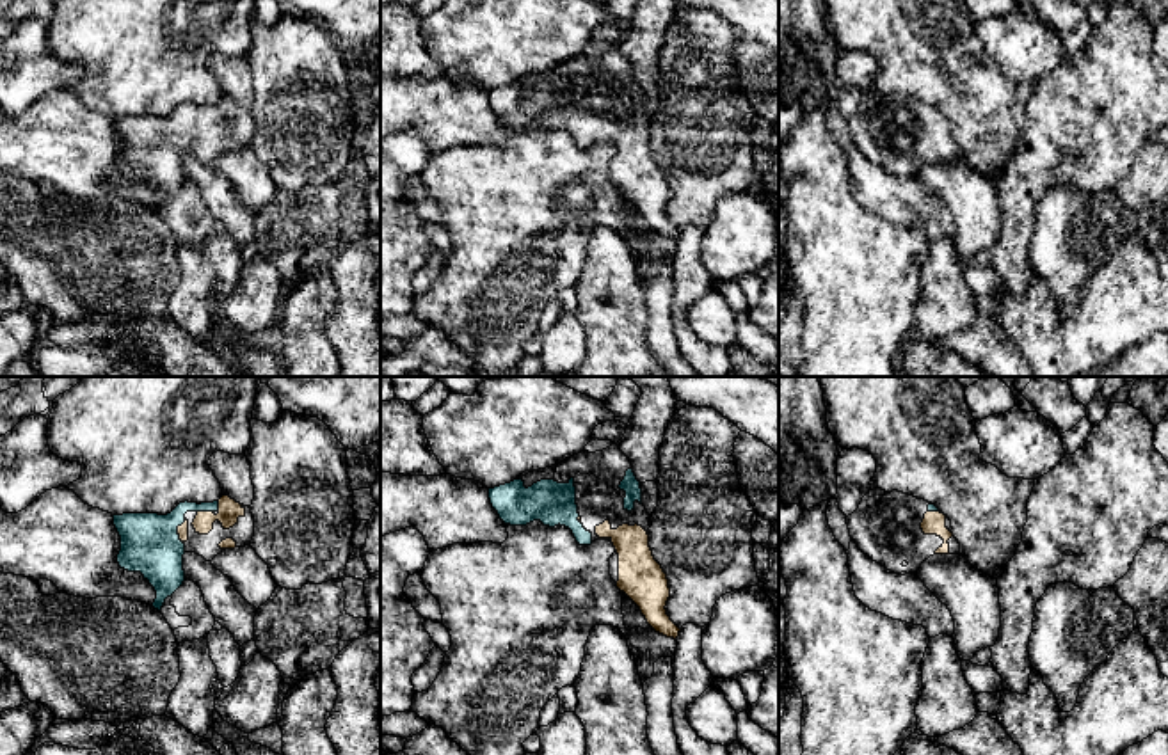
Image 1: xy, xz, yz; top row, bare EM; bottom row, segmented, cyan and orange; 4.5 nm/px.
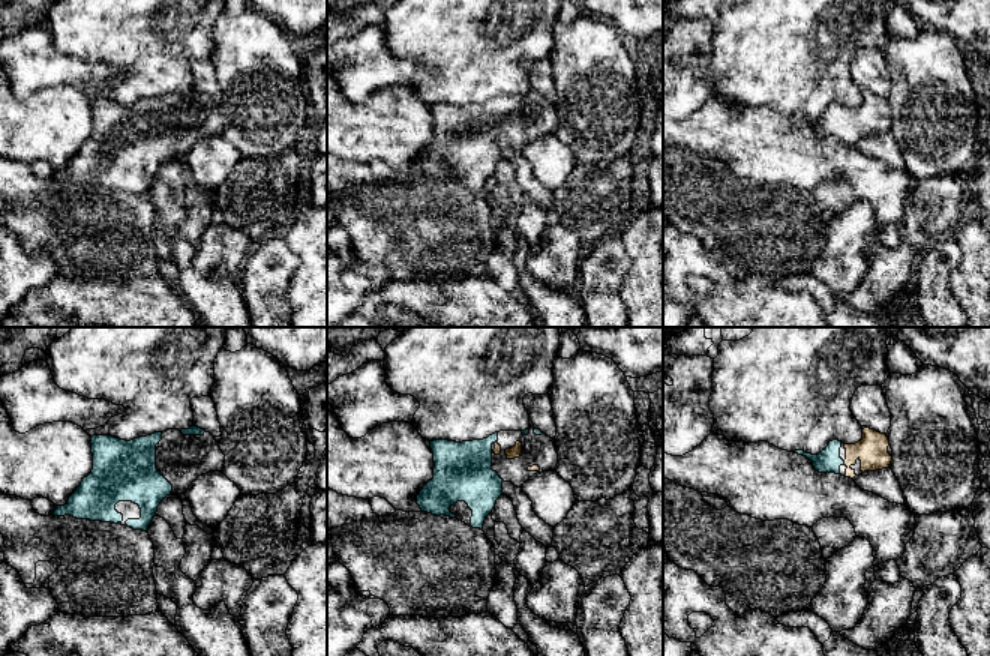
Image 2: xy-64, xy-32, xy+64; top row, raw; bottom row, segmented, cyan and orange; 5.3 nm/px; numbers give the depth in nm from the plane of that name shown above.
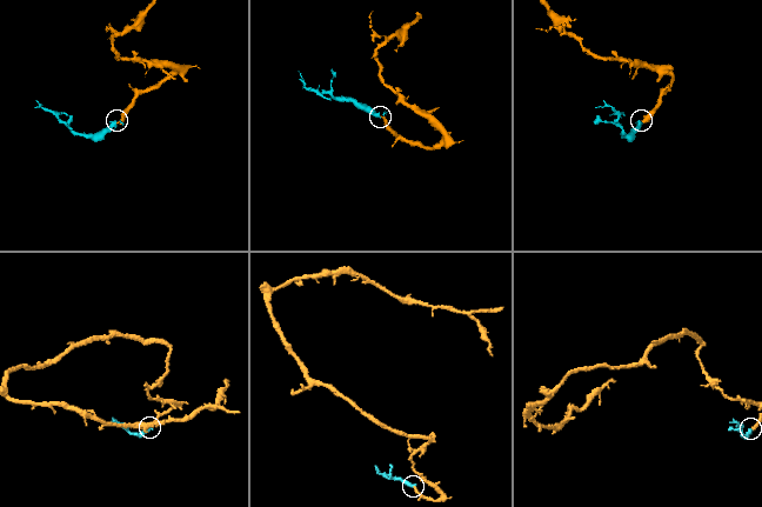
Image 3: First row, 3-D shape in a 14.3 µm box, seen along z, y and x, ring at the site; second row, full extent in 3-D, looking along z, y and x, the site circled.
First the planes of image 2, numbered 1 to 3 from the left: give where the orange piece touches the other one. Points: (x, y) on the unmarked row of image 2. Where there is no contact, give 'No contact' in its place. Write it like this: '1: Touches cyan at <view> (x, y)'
1: No contact
2: No contact
3: No contact

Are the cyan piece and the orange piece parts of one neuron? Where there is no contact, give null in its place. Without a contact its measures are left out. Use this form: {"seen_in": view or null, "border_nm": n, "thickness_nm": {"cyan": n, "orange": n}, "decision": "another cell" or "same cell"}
{"seen_in": "xy", "border_nm": 70, "thickness_nm": {"cyan": 190, "orange": 100}, "decision": "same cell"}

